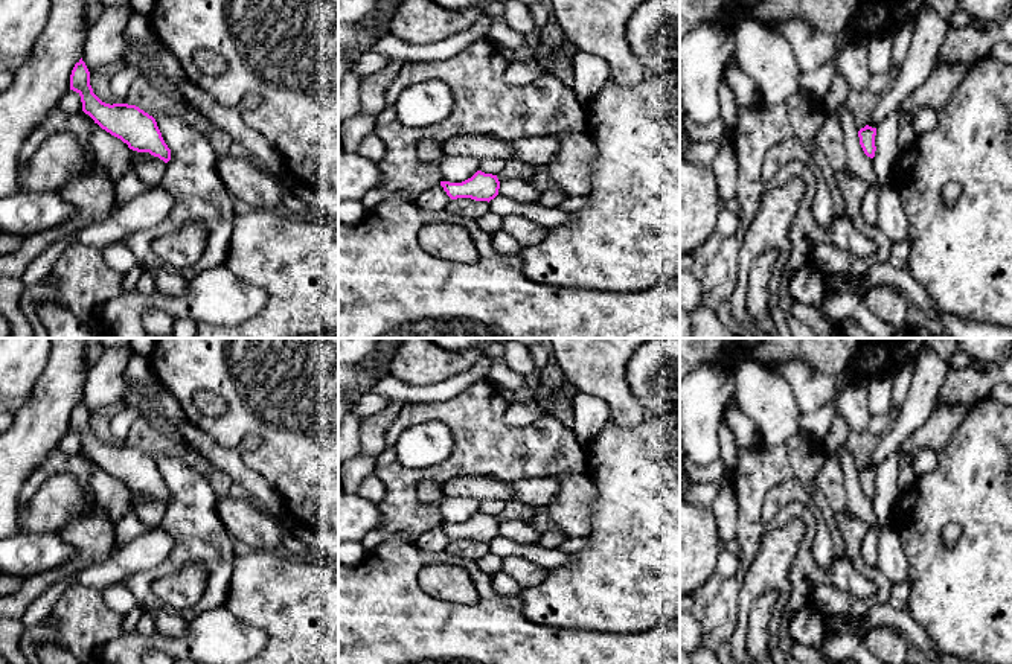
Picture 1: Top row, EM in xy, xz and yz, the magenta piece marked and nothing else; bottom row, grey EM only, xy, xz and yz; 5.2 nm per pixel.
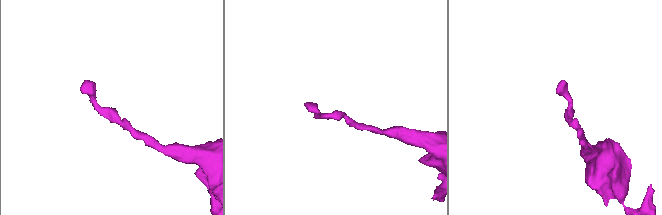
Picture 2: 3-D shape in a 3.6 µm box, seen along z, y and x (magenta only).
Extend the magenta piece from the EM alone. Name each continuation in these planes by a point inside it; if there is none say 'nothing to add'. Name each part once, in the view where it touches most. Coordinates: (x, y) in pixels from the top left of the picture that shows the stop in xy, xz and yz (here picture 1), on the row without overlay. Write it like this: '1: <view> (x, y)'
nothing to add

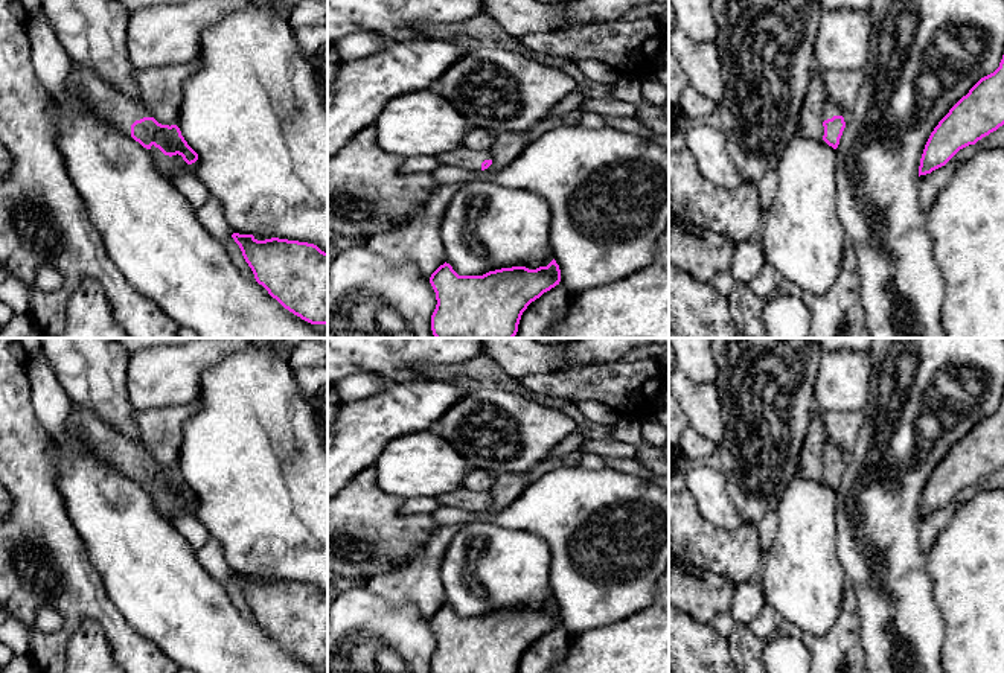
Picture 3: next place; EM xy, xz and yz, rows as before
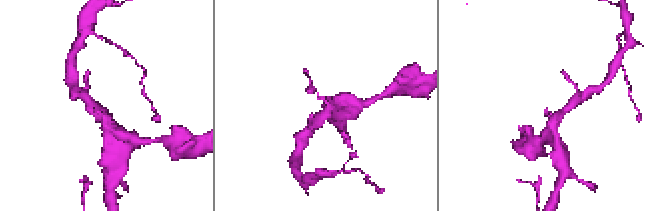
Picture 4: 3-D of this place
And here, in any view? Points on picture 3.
1: xy (110, 443)

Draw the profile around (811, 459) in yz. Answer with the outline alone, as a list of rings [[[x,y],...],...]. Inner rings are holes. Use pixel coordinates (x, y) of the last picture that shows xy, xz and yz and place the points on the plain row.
[[[814,402],[811,407],[811,423],[804,435],[804,442],[800,454],[800,472],[812,480],[823,481],[824,467],[823,467],[823,451],[826,446],[826,429],[821,422],[823,410]]]

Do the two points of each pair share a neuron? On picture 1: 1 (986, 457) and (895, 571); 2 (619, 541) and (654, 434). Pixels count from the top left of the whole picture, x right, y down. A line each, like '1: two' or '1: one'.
1: two
2: one

